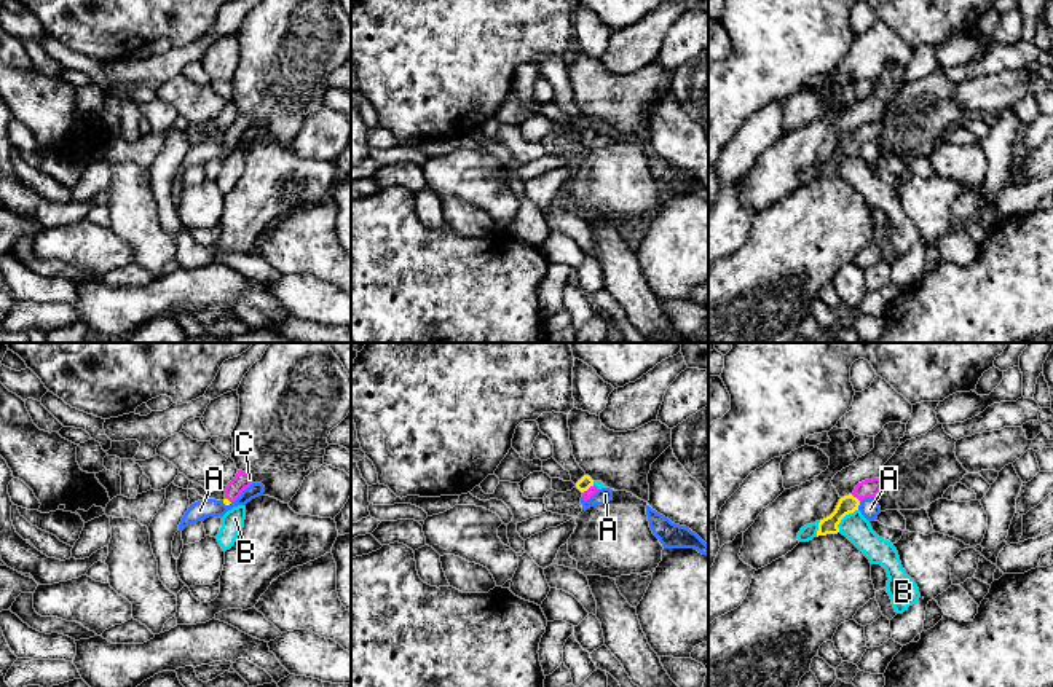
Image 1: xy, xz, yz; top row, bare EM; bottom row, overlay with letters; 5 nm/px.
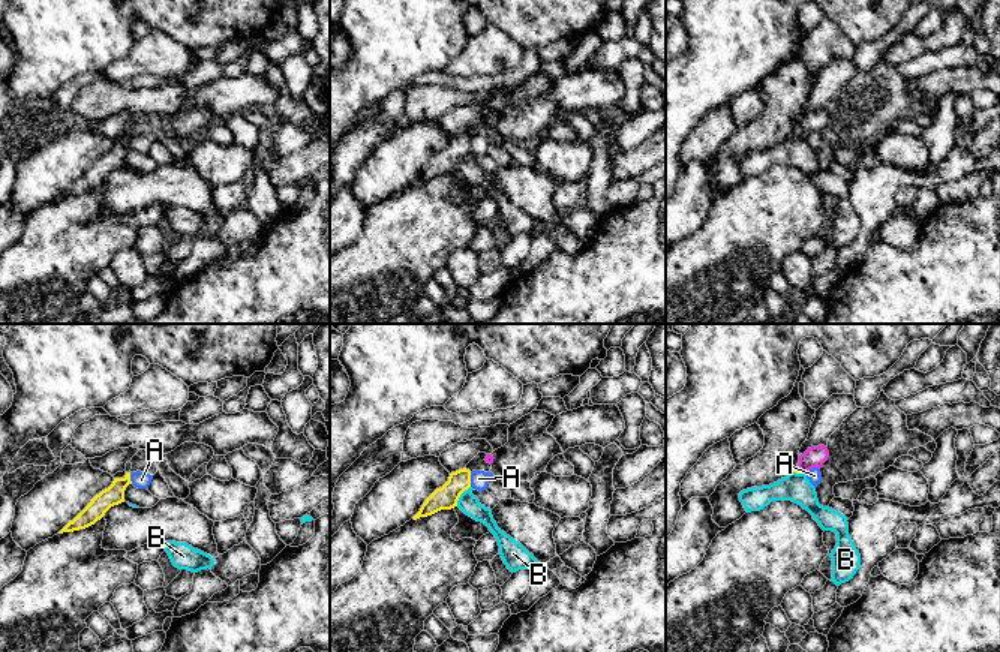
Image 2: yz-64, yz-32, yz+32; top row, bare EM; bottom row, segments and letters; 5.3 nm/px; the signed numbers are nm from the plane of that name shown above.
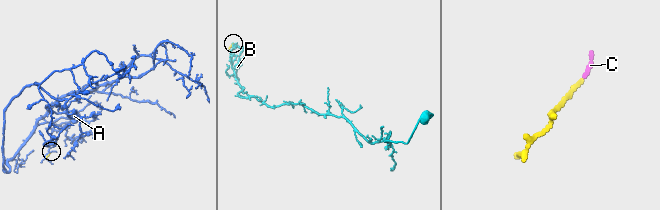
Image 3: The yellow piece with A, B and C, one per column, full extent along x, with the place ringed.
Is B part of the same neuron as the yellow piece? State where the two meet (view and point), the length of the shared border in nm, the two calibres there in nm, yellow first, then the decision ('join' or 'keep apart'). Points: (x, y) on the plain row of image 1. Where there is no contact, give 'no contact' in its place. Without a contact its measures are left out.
meets yellow in yz at (843, 160); contact 160 nm long; 90 nm thick on the yellow side, 140 nm on the other; keep apart

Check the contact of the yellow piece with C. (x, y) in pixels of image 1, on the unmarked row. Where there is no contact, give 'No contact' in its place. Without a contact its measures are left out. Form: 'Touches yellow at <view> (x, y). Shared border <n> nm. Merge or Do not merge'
Touches yellow at yz (855, 141). Shared border 60 nm. Merge

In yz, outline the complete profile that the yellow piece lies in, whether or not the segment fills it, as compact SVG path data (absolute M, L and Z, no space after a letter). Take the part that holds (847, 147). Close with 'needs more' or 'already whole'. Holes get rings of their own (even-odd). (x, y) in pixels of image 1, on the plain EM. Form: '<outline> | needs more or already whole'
M871 121L858 126L852 137L839 142L834 155L830 159L820 163L817 180L826 177L838 177L839 175L838 167L841 166L841 163L846 158L858 153L858 148L863 142L876 140L881 135L882 129L884 129L882 121Z | needs more

